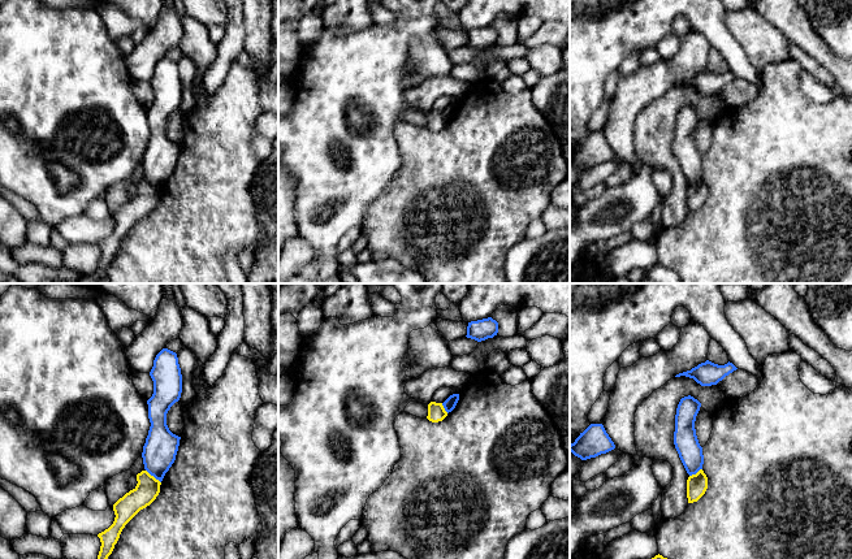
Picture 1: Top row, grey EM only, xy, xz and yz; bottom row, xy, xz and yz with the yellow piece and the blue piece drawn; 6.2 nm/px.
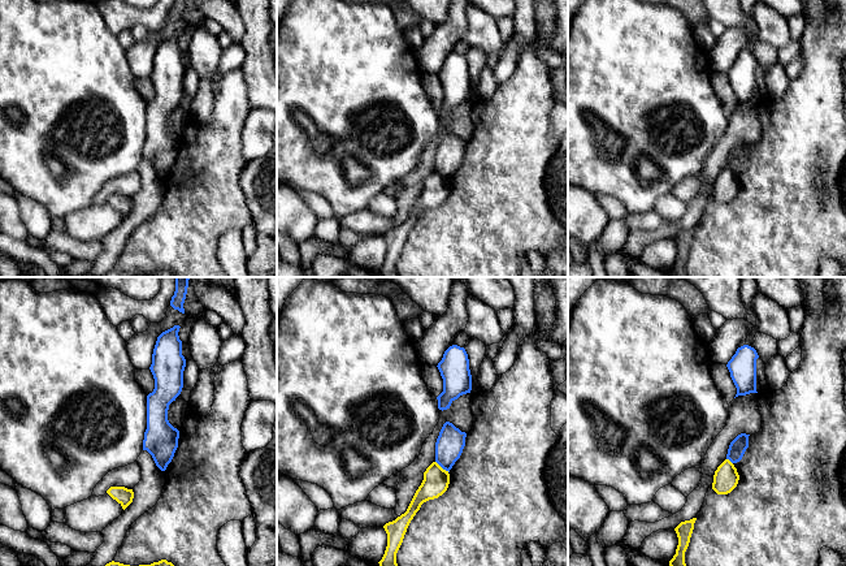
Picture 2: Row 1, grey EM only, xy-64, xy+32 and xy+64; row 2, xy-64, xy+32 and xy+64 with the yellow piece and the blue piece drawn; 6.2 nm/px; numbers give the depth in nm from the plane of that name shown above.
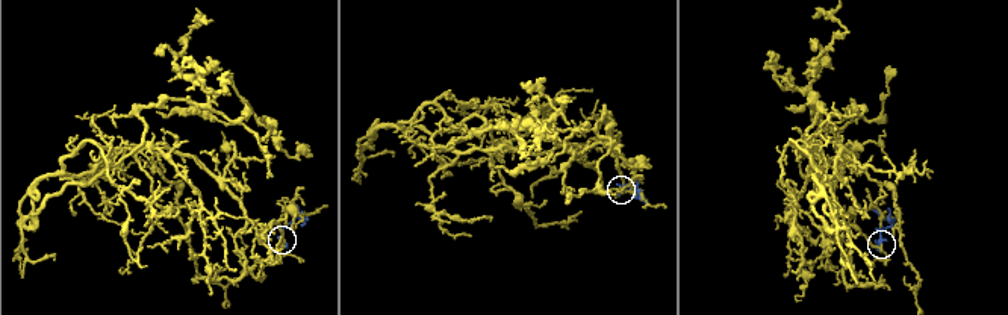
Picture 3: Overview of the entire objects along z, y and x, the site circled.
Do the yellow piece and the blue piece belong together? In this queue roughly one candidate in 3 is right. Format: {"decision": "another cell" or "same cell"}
{"decision": "another cell"}

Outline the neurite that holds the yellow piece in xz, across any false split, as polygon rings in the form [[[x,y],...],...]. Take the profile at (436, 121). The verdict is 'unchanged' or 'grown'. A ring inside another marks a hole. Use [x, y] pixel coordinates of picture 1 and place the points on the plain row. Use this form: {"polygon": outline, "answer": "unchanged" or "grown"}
{"polygon": [[[431,110],[428,113],[428,125],[427,127],[432,131],[442,130],[447,125],[442,112]]], "answer": "unchanged"}

